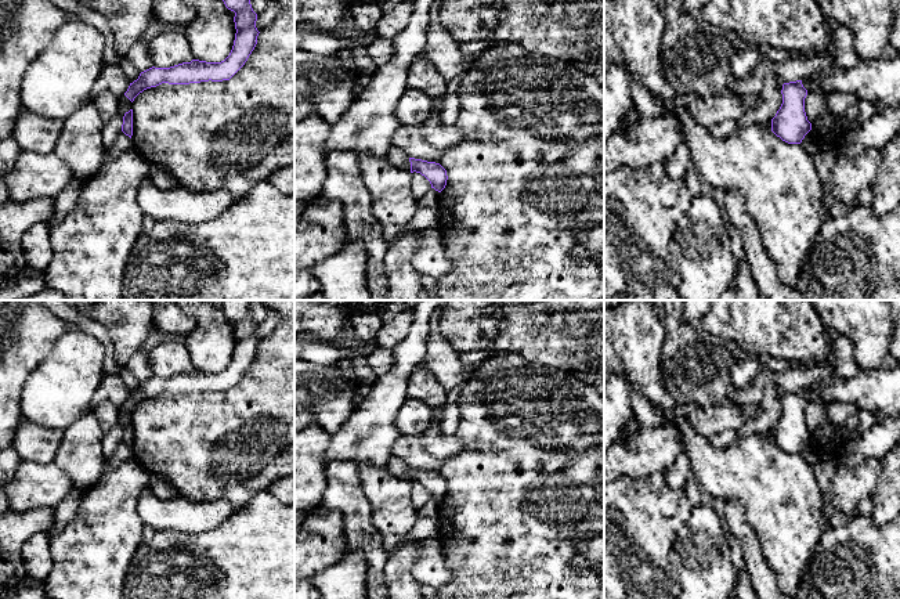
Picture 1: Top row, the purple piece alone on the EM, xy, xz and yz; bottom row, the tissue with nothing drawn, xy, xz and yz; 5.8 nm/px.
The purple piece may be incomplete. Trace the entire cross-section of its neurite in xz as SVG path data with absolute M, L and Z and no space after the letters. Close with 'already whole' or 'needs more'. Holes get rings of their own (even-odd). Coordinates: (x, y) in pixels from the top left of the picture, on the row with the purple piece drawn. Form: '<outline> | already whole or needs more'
M409 158L409 162L411 173L416 172L424 176L430 181L431 188L434 188L438 192L441 192L445 188L448 176L447 170L440 163L415 158Z | already whole

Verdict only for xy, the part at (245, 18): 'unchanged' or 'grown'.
unchanged

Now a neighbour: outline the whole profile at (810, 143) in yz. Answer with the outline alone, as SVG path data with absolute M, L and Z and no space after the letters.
M810 130L805 138L802 140L800 145L807 151L812 156L814 156L820 149L821 145L816 137L816 134Z

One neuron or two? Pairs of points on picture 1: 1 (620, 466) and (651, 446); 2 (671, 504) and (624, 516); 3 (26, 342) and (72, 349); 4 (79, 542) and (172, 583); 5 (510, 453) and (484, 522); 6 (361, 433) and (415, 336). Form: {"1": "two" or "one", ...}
{"1": "one", "2": "one", "3": "two", "4": "two", "5": "one", "6": "one"}

